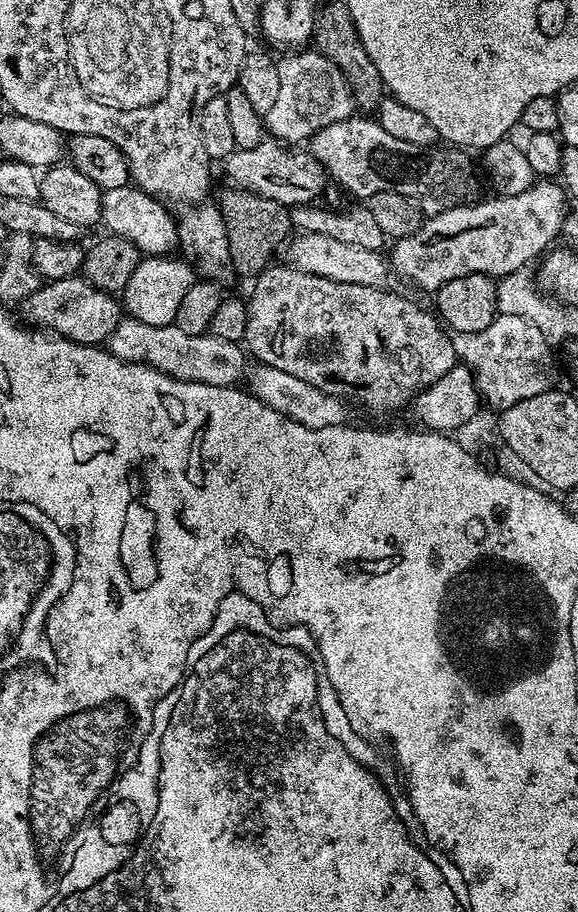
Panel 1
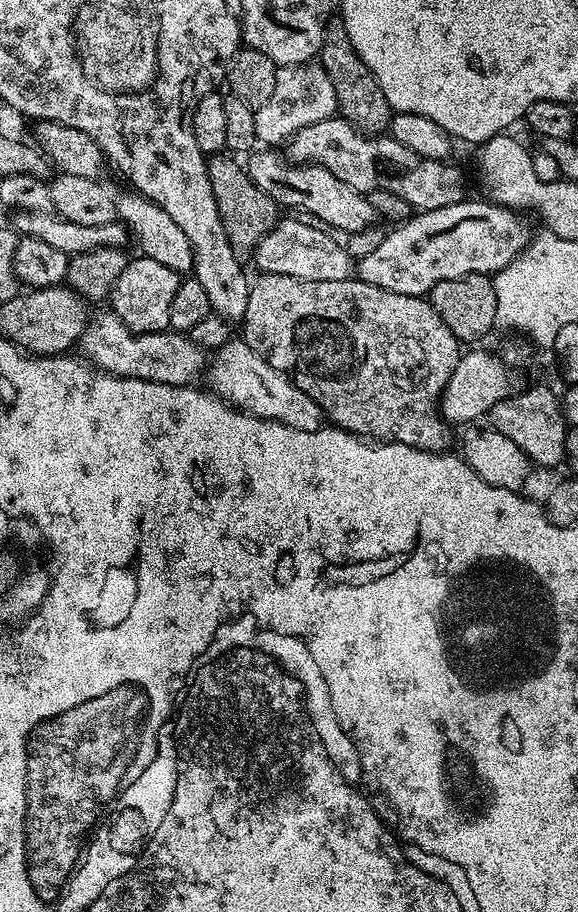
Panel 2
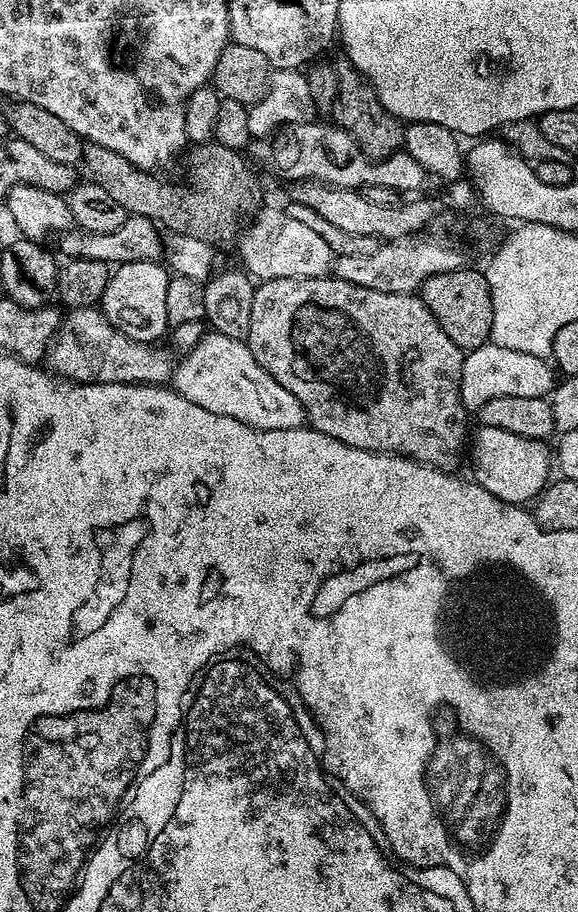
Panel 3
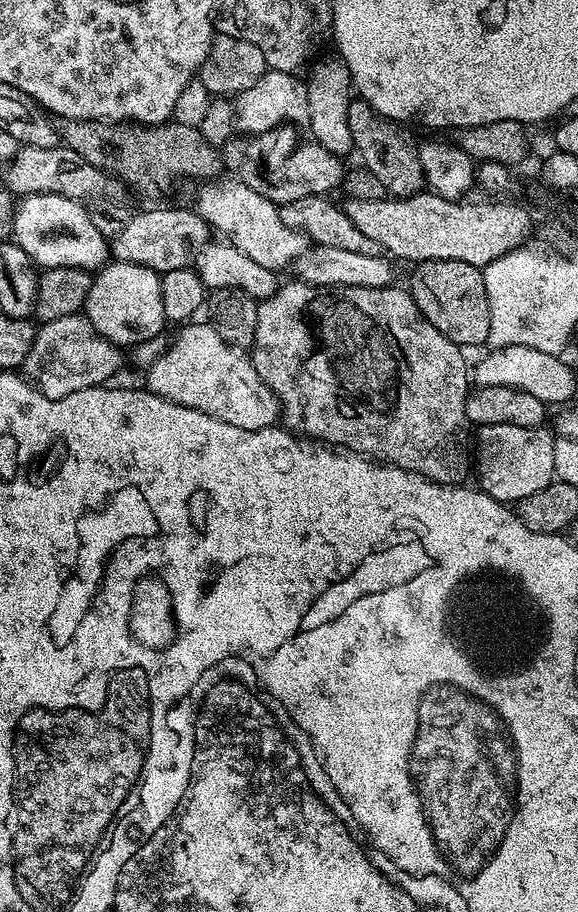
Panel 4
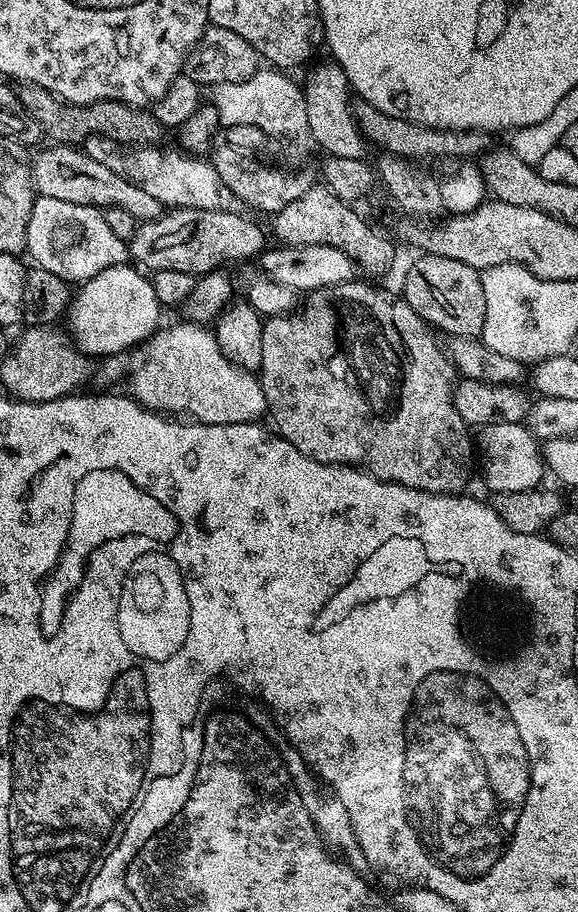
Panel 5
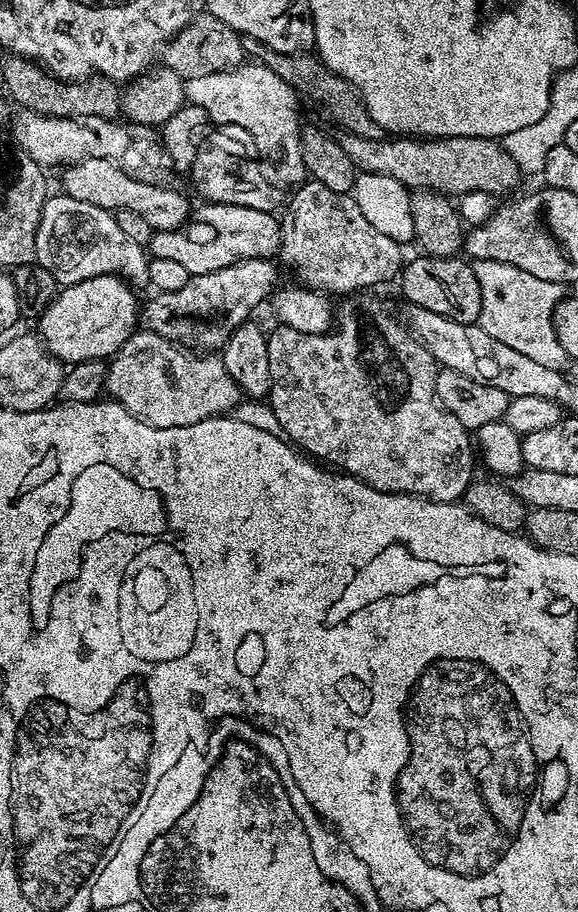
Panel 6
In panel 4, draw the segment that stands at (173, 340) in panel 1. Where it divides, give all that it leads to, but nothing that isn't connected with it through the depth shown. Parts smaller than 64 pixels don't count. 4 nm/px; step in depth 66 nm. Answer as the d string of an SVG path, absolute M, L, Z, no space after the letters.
M75 312L66 314L66 318L54 318L37 327L30 354L26 354L24 359L22 372L42 394L46 394L46 398L57 400L78 390L107 385L111 381L108 379L123 364L126 364L125 353L117 345L99 336L87 316Z

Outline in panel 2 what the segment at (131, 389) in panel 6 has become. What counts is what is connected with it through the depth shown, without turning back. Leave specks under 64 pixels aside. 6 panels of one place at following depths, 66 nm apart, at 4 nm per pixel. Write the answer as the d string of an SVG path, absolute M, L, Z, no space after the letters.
M231 338L215 349L213 356L216 357L213 360L211 357L206 372L206 377L212 383L211 391L233 408L239 408L240 411L263 420L282 422L294 430L313 432L325 427L326 417L318 402L314 402L314 398L301 390L285 372L274 370L274 366L263 360L244 339Z

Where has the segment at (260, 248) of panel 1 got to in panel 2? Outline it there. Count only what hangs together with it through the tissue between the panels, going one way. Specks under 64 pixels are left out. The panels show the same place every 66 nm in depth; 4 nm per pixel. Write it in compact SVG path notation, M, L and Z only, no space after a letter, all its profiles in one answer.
M228 154L213 155L208 160L208 173L214 198L218 202L218 214L224 223L226 238L236 256L247 258L255 253L258 242L262 242L266 233L278 223L278 205L265 192L258 190L258 186L254 186L245 165L236 160L239 159Z

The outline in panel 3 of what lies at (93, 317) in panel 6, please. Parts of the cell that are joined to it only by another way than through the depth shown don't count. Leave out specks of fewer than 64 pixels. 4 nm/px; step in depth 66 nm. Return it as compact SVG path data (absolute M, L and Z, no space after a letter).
M154 260L126 262L109 275L98 307L114 327L126 334L126 338L147 344L159 341L159 336L163 337L170 328L166 316L166 288L169 279L169 269L163 263Z

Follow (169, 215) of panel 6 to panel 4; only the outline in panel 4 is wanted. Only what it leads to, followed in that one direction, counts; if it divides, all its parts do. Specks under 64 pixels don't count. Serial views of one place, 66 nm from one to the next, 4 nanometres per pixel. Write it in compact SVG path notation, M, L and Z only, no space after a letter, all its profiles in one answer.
M24 146L12 157L12 169L8 172L6 187L13 197L23 198L34 194L58 194L62 198L70 198L87 202L97 198L116 198L121 194L121 181L111 177L107 172L90 166L82 154L78 154L67 146L43 148L42 146Z

